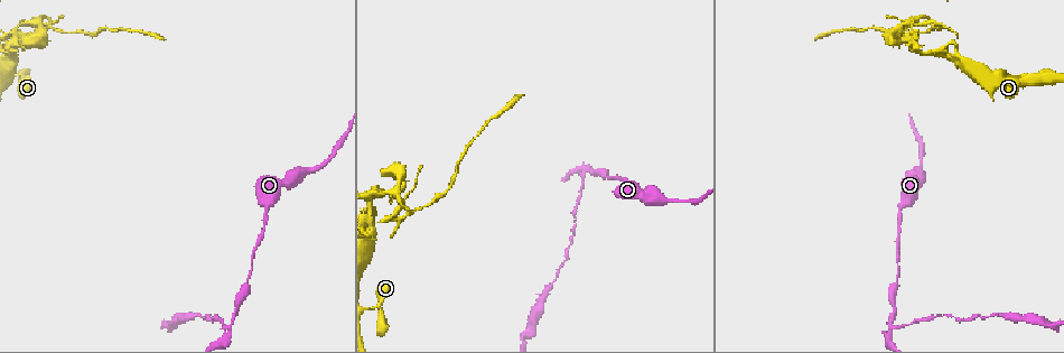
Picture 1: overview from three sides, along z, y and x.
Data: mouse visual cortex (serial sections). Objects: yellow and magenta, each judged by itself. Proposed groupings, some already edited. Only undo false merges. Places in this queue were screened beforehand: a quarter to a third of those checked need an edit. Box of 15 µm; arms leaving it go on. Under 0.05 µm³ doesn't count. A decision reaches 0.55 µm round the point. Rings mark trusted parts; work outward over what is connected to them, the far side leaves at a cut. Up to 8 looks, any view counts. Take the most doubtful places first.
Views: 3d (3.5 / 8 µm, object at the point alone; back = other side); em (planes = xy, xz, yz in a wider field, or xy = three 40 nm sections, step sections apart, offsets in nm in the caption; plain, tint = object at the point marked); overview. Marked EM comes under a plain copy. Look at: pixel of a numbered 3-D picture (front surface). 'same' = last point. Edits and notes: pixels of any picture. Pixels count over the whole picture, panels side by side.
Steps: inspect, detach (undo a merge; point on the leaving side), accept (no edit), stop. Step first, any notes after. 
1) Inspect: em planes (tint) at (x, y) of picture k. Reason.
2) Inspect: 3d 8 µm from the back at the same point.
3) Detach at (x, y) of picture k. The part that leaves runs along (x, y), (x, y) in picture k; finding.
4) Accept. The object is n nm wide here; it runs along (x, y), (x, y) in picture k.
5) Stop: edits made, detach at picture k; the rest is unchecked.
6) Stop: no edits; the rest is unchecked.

Inspect: 3d 3.5 µm from the back at (589, 172) of picture 1. Abrupt turn.

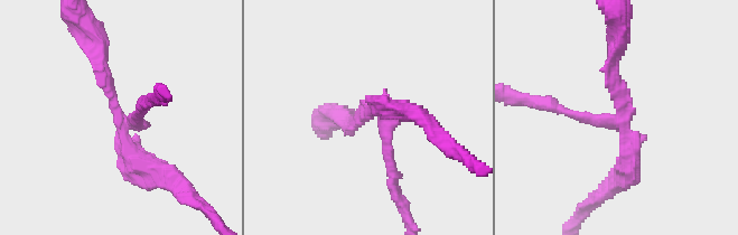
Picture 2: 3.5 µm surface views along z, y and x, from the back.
Inspect: em xy step 2 (tint) at (621, 120) of picture 2. 3 arms meet here; the arms are 150, 200, 300 nm wide; need the tissue.

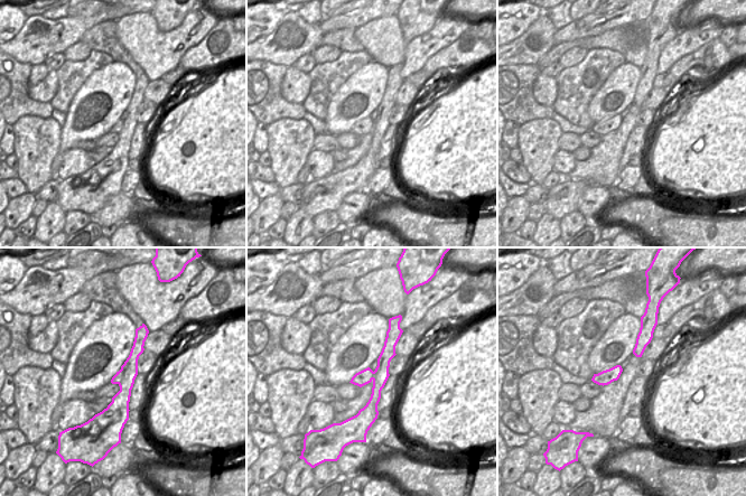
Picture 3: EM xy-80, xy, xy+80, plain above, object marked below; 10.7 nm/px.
Inspect: em xy step 5 (tint) at the same point. Another direction.

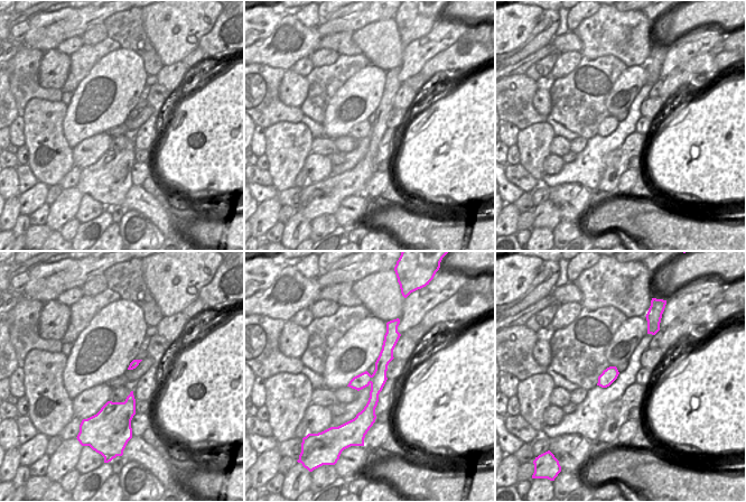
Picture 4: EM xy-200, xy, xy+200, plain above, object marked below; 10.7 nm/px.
Detach at (386, 153) of picture 2. A border runs along (372, 375), (370, 382) in picture 4; two cells meet here.

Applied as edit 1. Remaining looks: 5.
Inspect: 3d 3.5 µm at (382, 314) of picture 1. Three arms meet.

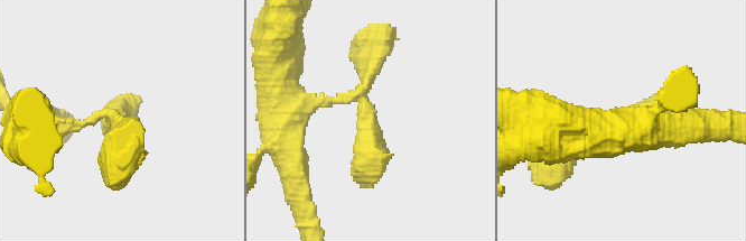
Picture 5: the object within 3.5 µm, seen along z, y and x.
Inspect: em xy step 2 (tint) at (366, 120) of picture 5. Shape alone is not enough.

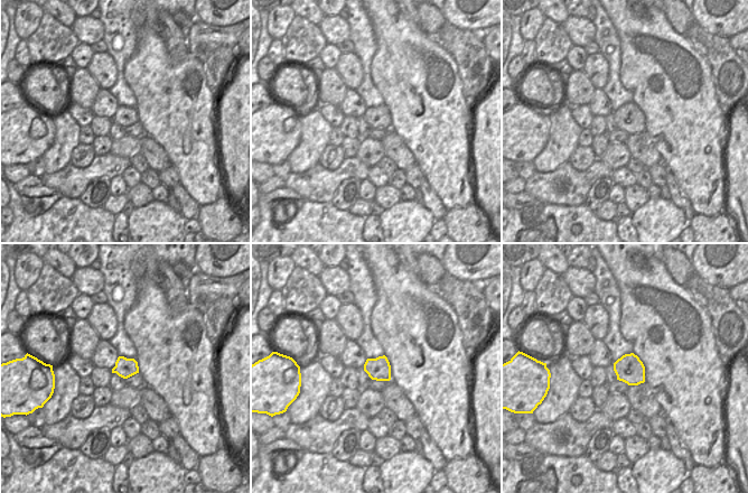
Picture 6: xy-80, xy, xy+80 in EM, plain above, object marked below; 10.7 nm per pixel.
Accept. It runs along (561, 150), (609, 116), (690, 140) in picture 5; one cell here.

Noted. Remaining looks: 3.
Inspect: 3d 8 µm at (943, 53) of picture 1. Sudden change in width.

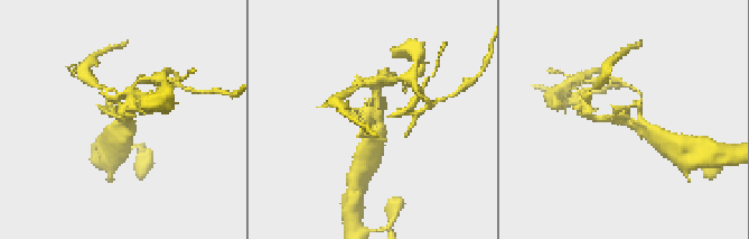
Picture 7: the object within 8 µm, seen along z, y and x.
Inspect: 3d 3.5 µm from the back at (620, 120) of picture 7. Closer look.

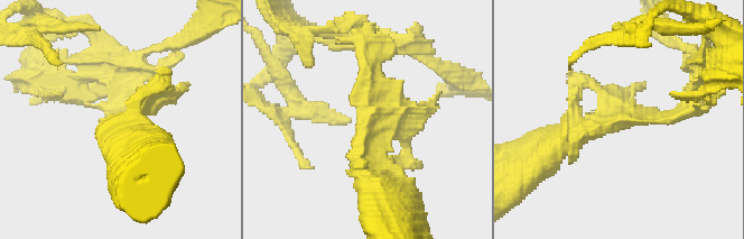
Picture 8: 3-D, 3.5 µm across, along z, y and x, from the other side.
Inspect: em xy step 5 (tint) at (365, 124) of picture 8. Shape alone is not enough.

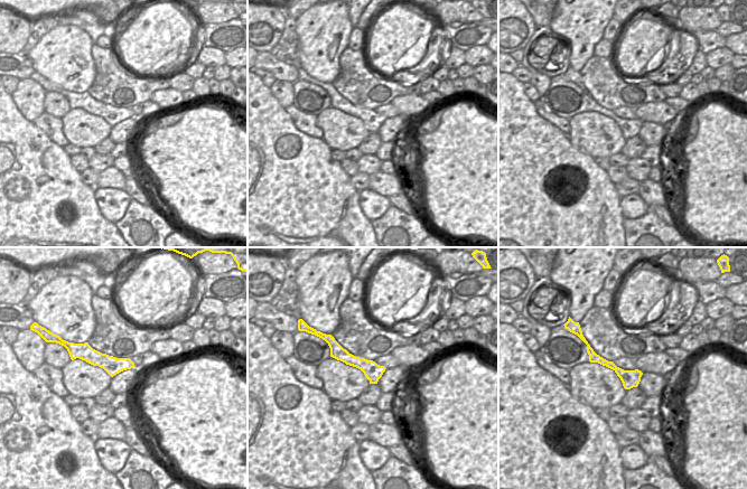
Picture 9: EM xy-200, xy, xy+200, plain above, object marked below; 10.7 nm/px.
Detach at (405, 139) of picture 8. The object is 190 nm wide here; two cells meet here.

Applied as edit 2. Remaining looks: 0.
Stop: edits made, detach at picture 2, detach at picture 8; the rest is unchecked.

